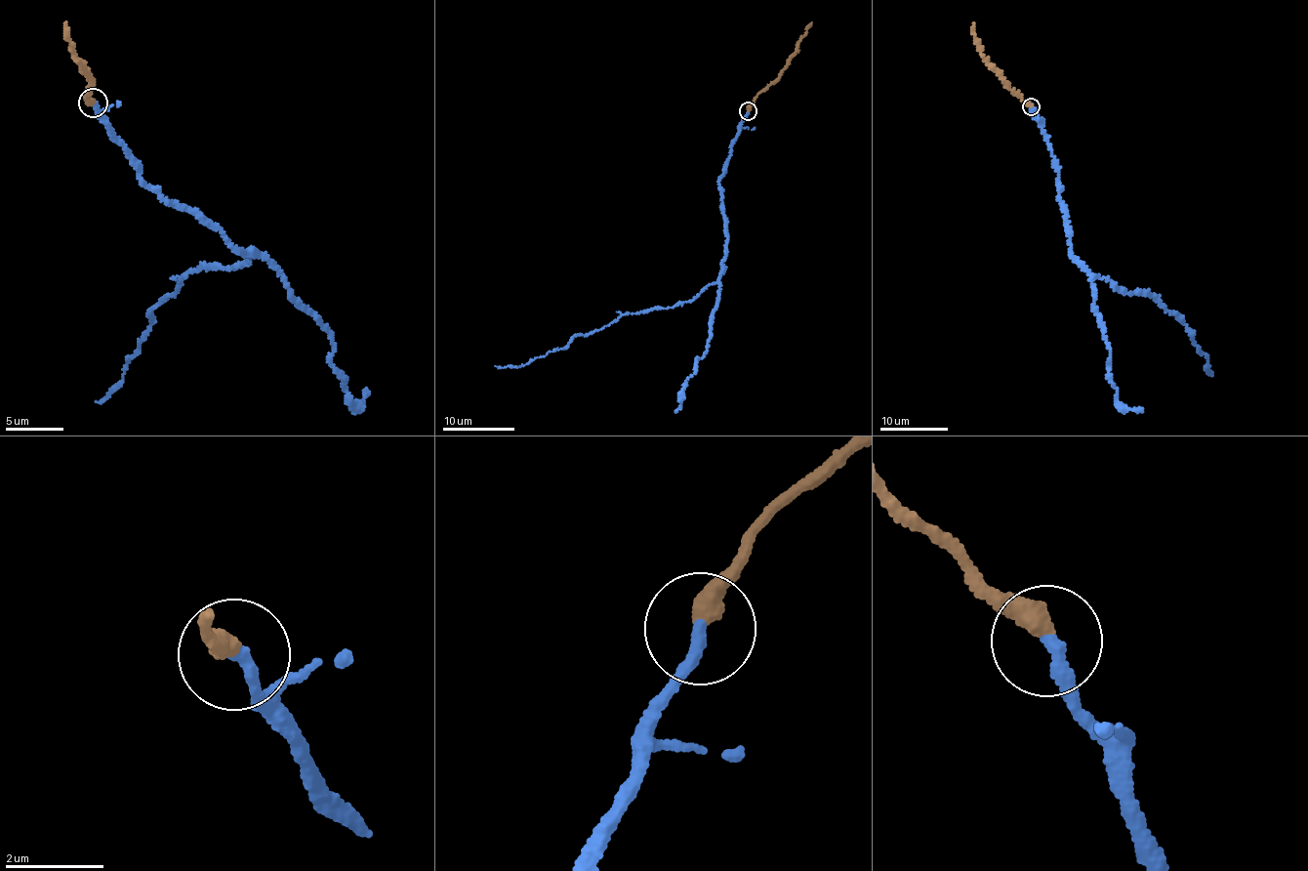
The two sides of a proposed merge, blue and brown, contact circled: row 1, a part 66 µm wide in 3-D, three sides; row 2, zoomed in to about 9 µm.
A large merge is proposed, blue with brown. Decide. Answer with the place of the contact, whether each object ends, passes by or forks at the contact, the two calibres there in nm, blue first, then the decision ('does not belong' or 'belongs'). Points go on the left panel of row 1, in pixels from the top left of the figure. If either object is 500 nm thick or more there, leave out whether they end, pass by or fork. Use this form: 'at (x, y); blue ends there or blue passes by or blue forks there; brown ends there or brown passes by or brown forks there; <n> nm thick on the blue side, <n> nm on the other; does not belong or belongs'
at (93, 103); blue ends there; brown ends there; 280 nm thick on the blue side, 440 nm on the other; belongs

